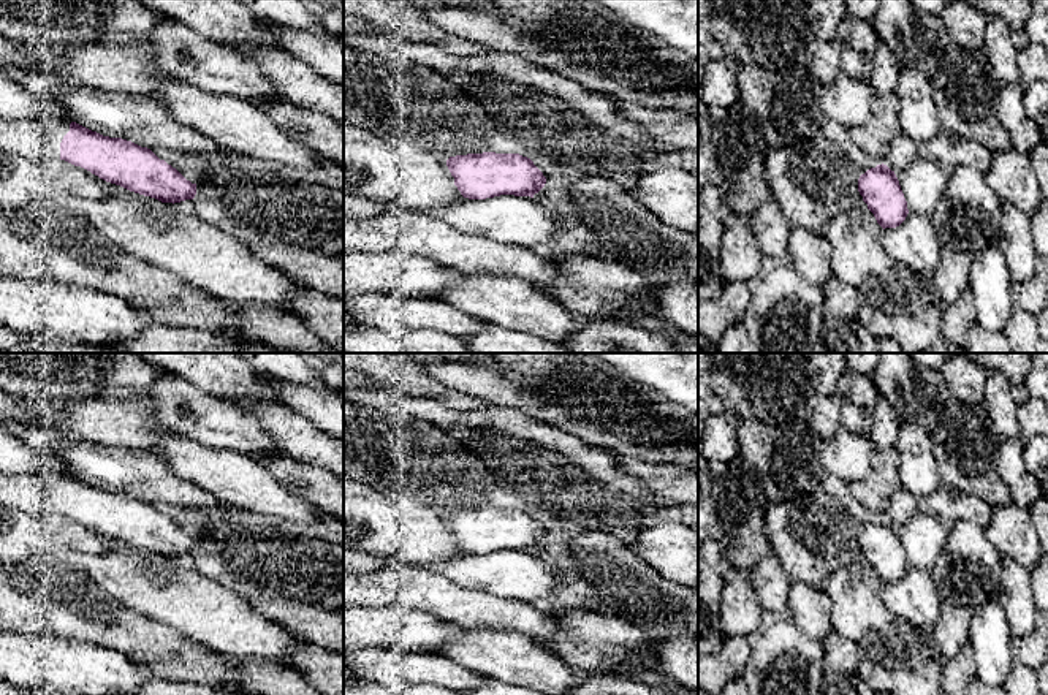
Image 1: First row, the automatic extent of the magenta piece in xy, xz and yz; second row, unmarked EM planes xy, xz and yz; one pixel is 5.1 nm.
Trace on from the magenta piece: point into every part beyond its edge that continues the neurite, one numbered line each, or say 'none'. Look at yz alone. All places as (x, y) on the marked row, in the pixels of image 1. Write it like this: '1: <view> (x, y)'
none

